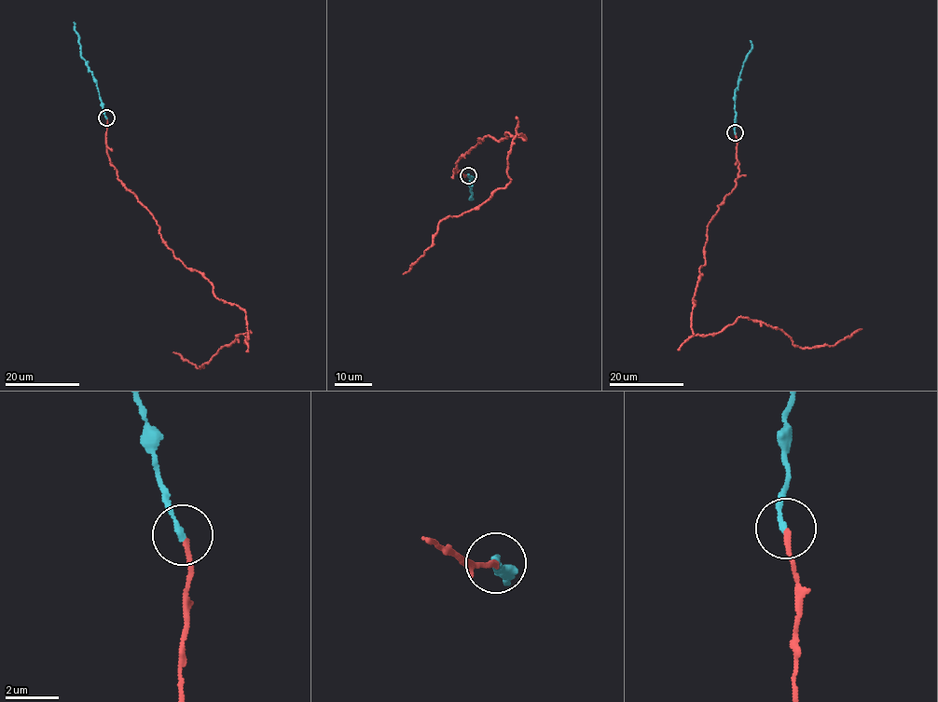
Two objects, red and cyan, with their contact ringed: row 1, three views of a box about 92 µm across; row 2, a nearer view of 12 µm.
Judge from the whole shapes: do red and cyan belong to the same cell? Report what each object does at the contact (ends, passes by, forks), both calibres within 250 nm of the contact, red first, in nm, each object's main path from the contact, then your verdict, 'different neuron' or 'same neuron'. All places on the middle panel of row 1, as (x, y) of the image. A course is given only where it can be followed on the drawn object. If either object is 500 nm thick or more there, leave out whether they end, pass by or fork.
red ends; cyan ends; calibres 160 and 200 nm; course red (468, 174), (453, 171), (478, 138), (525, 135), (513, 140), (510, 183), (440, 222), (430, 247), (403, 274); course cyan (468, 174), (475, 179), (468, 184), (472, 192), (470, 199), (473, 198); same neuron

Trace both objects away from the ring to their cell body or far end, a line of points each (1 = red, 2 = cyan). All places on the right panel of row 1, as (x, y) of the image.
1: (735, 133), (738, 178), (709, 224), (694, 336), (723, 331), (740, 316), (802, 348), (832, 346), (862, 329)
2: (735, 133), (734, 91), (746, 56), (751, 48), (750, 41)

